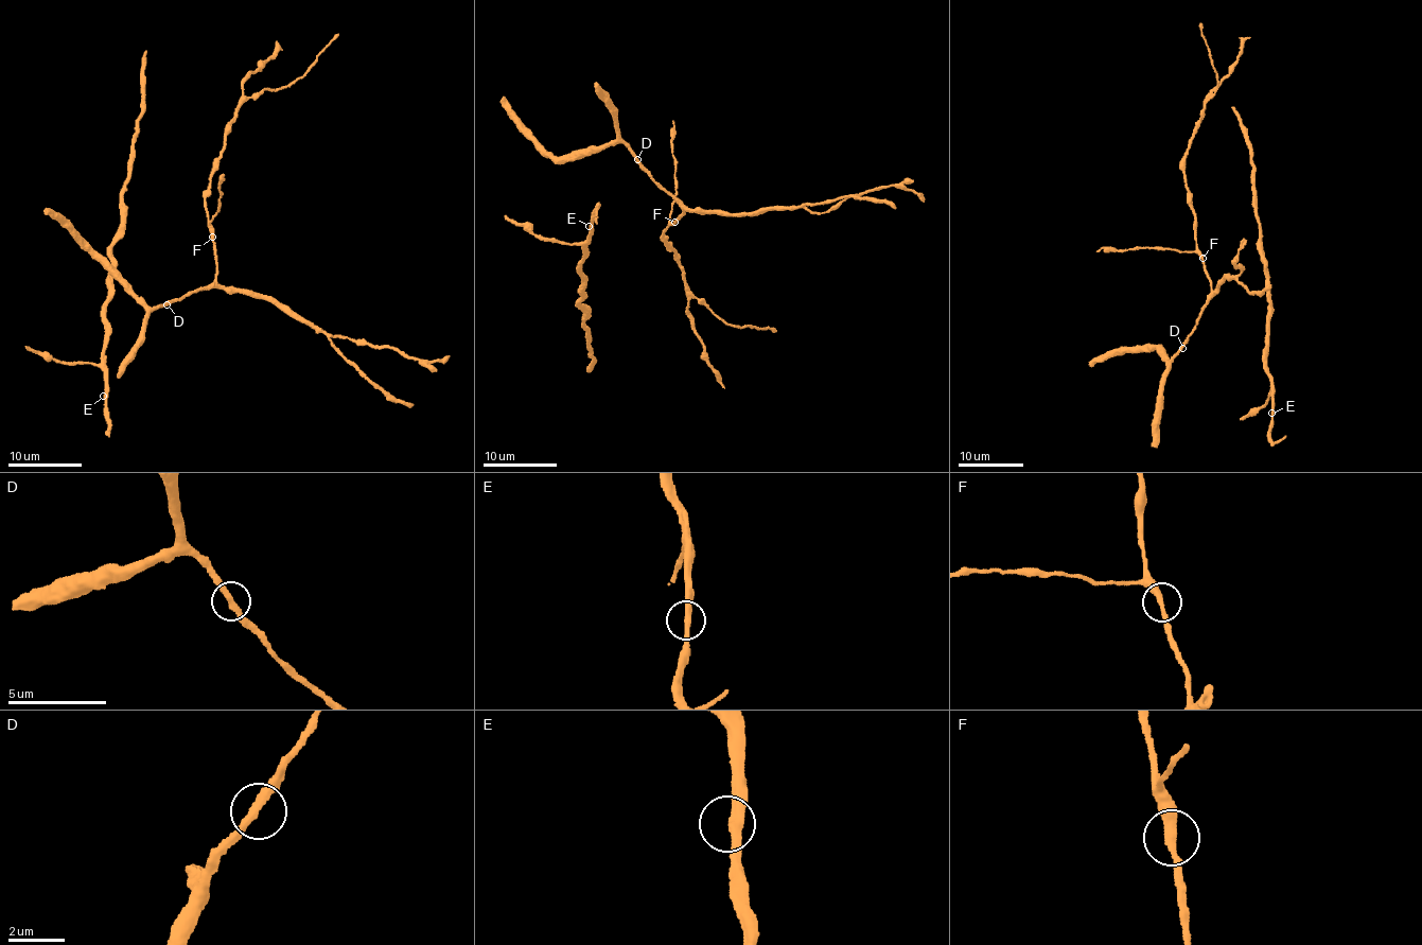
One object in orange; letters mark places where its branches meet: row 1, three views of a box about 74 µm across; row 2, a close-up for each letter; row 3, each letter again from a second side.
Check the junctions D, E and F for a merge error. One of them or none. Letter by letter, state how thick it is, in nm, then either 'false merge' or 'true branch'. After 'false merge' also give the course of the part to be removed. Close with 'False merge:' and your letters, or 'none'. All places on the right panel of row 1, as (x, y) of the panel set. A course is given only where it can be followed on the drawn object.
D: 320 nm | true branch
E: 320 nm | true branch
F: 300 nm | true branch
False merge: none

